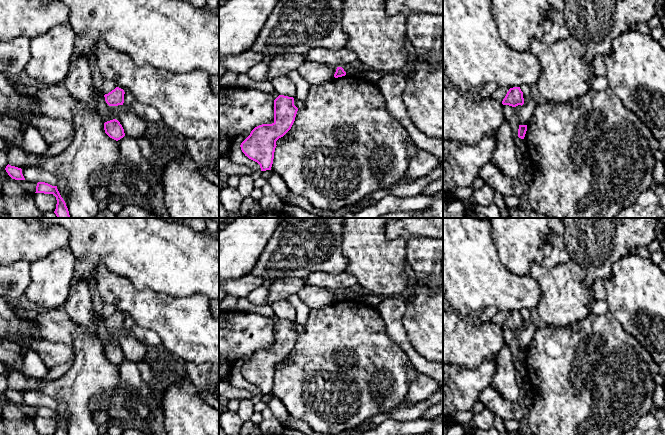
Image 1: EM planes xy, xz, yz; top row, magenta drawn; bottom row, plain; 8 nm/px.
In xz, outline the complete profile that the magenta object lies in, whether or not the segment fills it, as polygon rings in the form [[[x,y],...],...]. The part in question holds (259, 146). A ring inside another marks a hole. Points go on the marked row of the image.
[[[279,95],[274,100],[274,122],[255,127],[241,143],[242,152],[257,162],[261,171],[271,170],[276,141],[291,129],[297,111],[293,97]]]

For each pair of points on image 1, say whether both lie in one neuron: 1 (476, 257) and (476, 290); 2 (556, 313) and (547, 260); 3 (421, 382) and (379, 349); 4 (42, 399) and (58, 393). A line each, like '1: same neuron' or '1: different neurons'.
1: same neuron
2: different neurons
3: different neurons
4: different neurons

